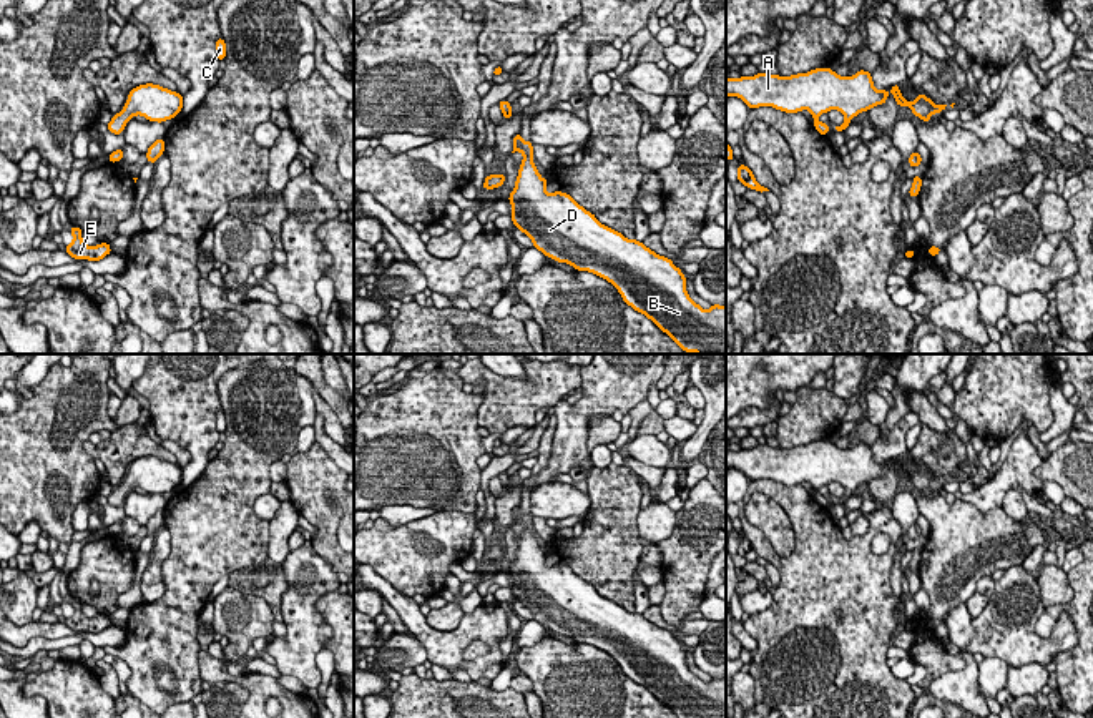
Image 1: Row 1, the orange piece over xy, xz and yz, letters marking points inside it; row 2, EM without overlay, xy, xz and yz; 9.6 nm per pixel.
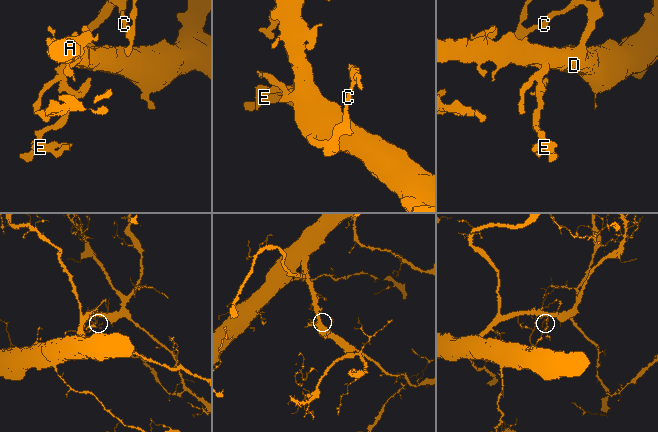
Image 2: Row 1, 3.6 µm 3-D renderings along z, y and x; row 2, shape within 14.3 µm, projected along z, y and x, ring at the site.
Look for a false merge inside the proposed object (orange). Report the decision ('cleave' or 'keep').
keep

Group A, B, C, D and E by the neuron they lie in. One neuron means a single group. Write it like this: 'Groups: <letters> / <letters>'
Groups: A B C D E

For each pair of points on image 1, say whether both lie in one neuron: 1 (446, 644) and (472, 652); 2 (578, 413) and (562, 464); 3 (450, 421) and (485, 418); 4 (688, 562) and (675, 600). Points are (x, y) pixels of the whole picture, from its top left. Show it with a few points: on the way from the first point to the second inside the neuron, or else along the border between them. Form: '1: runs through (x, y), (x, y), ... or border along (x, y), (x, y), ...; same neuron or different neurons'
1: border along (490, 647), (482, 642), (472, 642), (462, 657); different neurons
2: runs through (572, 426), (567, 451); same neuron
3: border along (484, 394), (484, 404), (477, 413), (477, 424); different neurons
4: runs through (685, 572), (683, 590); same neuron

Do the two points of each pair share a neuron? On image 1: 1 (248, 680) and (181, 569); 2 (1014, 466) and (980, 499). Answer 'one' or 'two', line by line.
1: two
2: one

